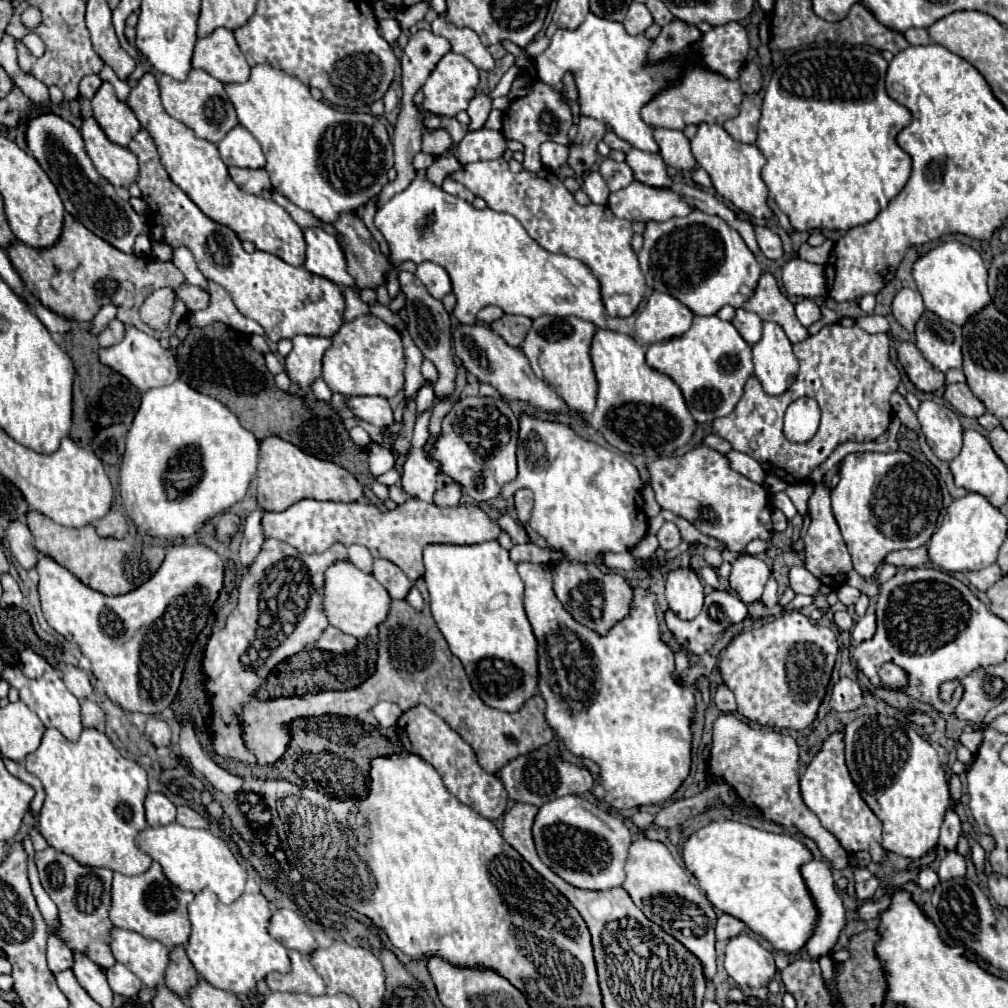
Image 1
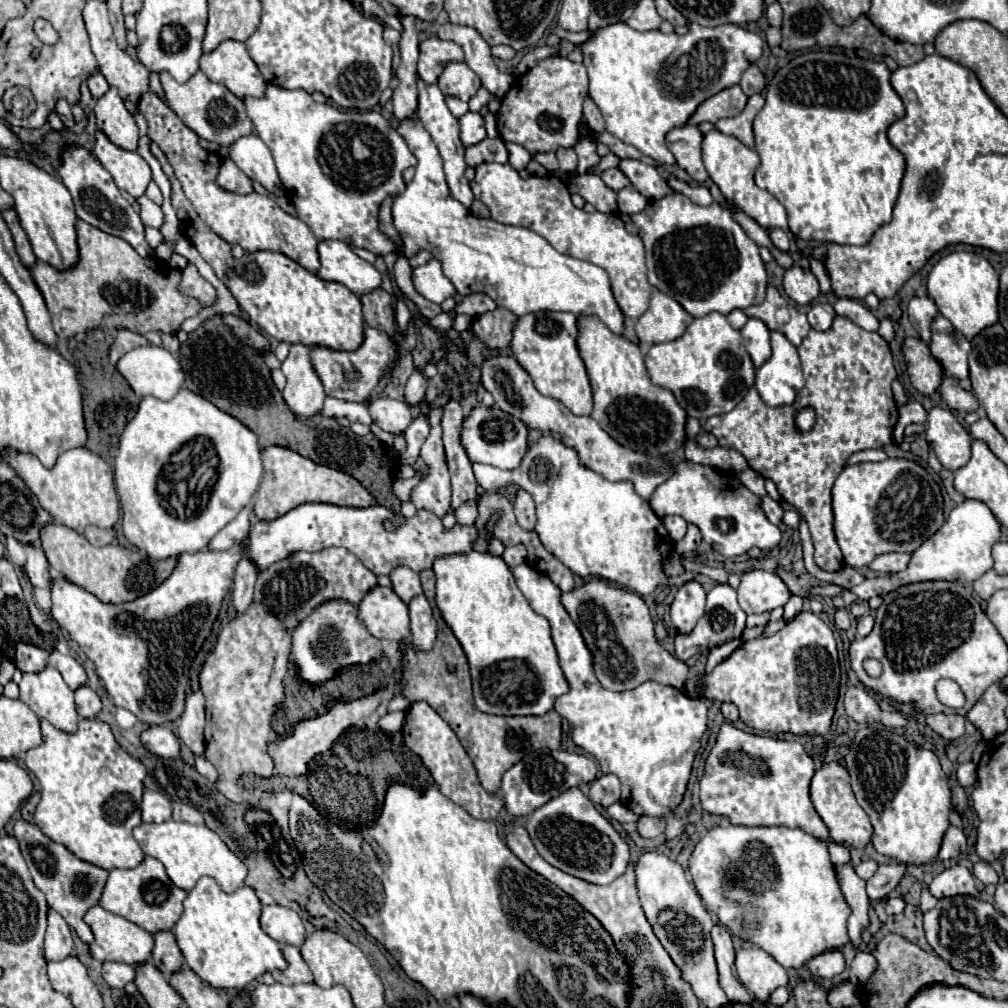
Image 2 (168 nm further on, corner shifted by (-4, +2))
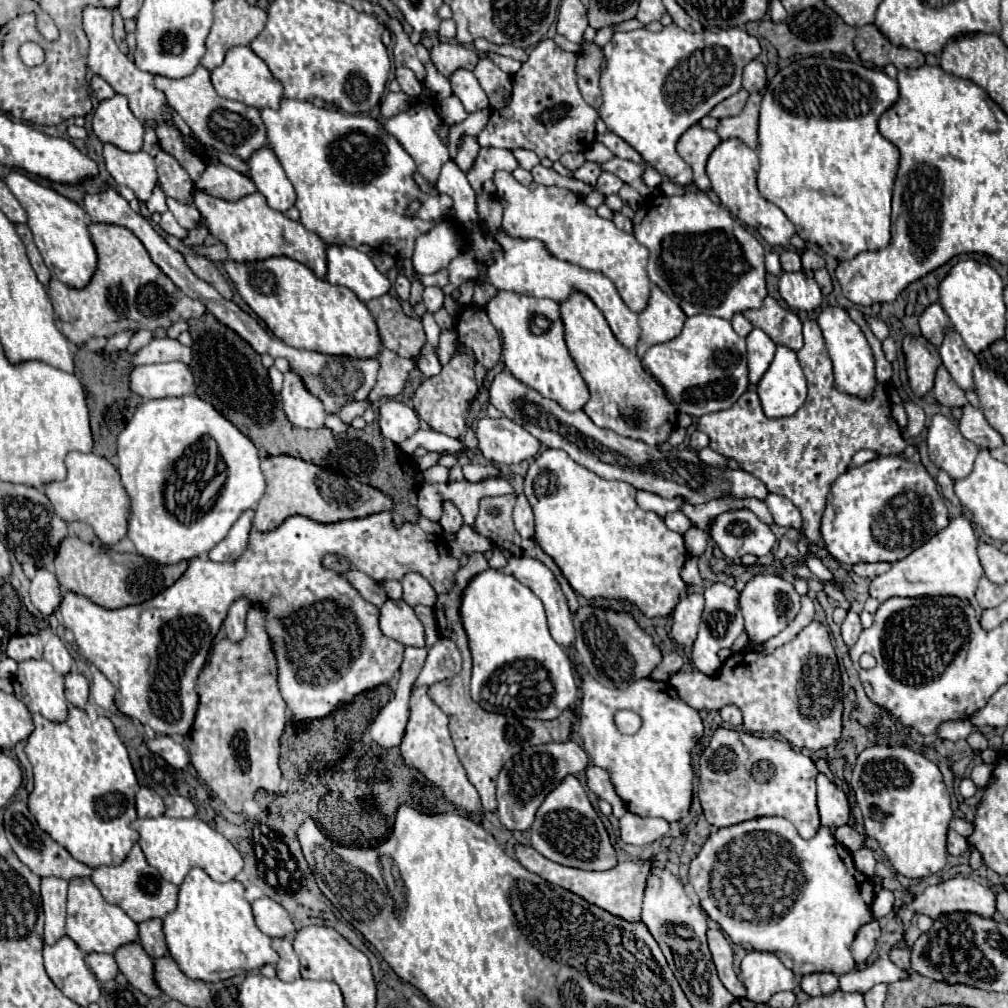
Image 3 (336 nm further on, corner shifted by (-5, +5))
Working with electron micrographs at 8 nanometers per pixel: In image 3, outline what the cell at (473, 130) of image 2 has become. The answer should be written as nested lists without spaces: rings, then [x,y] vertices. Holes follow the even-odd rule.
[[[462,135],[460,143],[458,143],[458,153],[456,153],[456,163],[462,171],[468,171],[474,157],[478,155],[478,137],[476,135]]]

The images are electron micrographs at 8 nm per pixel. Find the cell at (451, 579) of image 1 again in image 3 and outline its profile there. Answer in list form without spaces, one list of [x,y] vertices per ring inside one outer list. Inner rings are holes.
[[[486,569],[470,579],[462,591],[460,603],[462,625],[468,635],[474,669],[472,669],[472,699],[486,711],[512,715],[512,717],[530,717],[530,719],[554,719],[562,709],[574,703],[578,695],[576,675],[564,647],[558,647],[548,631],[548,621],[542,601],[514,577],[498,571]]]

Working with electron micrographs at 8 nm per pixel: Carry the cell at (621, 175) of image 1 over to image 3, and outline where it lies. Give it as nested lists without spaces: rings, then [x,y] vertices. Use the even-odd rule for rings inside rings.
[[[604,171],[604,173],[598,177],[598,183],[596,183],[598,191],[600,191],[600,193],[604,193],[604,195],[618,193],[622,185],[624,185],[624,181],[622,181],[622,179],[618,179],[614,173],[608,173],[608,171]]]

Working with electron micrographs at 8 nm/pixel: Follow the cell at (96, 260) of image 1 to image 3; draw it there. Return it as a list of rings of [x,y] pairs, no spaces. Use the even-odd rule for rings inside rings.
[[[90,223],[88,231],[92,237],[96,255],[98,255],[98,267],[96,267],[90,283],[82,289],[74,289],[62,281],[58,281],[56,277],[52,277],[50,283],[46,285],[48,297],[54,305],[56,323],[60,319],[58,329],[72,343],[82,345],[90,337],[112,337],[114,333],[120,333],[130,327],[132,329],[158,329],[158,327],[166,329],[180,319],[188,321],[192,317],[198,319],[204,315],[206,307],[196,299],[188,299],[188,295],[184,295],[152,263],[144,245],[126,227]],[[66,323],[68,323],[68,327],[66,327]],[[76,323],[80,323],[80,327],[82,327],[80,331],[74,329]]]

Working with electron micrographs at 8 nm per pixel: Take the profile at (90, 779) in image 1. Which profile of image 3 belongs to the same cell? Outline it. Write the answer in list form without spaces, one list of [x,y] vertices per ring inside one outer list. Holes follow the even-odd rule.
[[[70,707],[64,723],[52,723],[40,713],[34,713],[34,733],[26,741],[26,755],[34,767],[34,791],[28,797],[28,809],[36,817],[42,831],[46,831],[56,843],[66,847],[70,855],[90,867],[122,865],[132,845],[140,835],[130,827],[136,815],[136,791],[140,789],[136,773],[132,769],[128,751],[120,741],[112,721],[98,717],[92,721],[84,709]]]

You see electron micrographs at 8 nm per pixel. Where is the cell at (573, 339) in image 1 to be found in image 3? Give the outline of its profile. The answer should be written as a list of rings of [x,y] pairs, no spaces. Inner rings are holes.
[[[498,291],[486,305],[492,325],[502,335],[504,367],[522,383],[530,385],[548,399],[558,401],[566,411],[582,409],[588,399],[588,385],[584,383],[564,341],[564,323],[560,305],[550,299],[534,299],[510,291]]]

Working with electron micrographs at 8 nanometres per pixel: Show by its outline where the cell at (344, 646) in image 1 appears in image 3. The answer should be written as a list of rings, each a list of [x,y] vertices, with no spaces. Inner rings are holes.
[[[380,511],[360,519],[346,519],[336,523],[318,523],[304,515],[288,517],[280,527],[272,531],[256,531],[249,535],[246,551],[236,561],[214,563],[208,557],[194,557],[188,563],[186,573],[170,585],[164,593],[140,605],[128,605],[120,609],[104,609],[92,603],[88,597],[66,591],[58,613],[64,627],[74,633],[82,655],[94,663],[116,689],[116,707],[138,719],[142,725],[150,725],[162,735],[184,735],[190,731],[196,717],[196,677],[206,661],[208,647],[216,637],[228,607],[238,597],[248,597],[254,603],[266,607],[266,629],[270,633],[274,653],[278,657],[278,685],[288,705],[288,717],[294,725],[308,719],[330,715],[338,705],[352,701],[354,695],[388,683],[400,669],[404,645],[382,635],[378,627],[378,607],[364,601],[360,593],[338,573],[330,573],[322,567],[326,553],[340,553],[348,557],[360,571],[374,577],[376,581],[402,579],[406,573],[416,571],[428,577],[436,593],[446,593],[452,587],[452,575],[460,567],[460,561],[450,555],[448,547],[416,523],[404,523],[400,529],[392,525],[392,511]],[[440,553],[446,553],[446,561],[440,561]],[[446,569],[446,575],[444,575]],[[184,619],[184,621],[182,621]]]

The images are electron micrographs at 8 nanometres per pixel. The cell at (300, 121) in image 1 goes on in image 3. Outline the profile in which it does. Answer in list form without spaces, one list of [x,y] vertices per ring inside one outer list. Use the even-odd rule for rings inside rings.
[[[284,97],[280,101],[280,109],[264,107],[260,109],[262,121],[266,125],[268,145],[276,153],[280,165],[284,167],[286,177],[294,185],[296,191],[296,207],[300,211],[300,223],[314,231],[328,245],[370,245],[372,249],[380,249],[396,259],[408,259],[414,251],[414,241],[422,233],[428,233],[436,223],[440,223],[452,205],[450,197],[434,195],[426,197],[412,179],[416,171],[414,159],[406,153],[406,149],[398,143],[398,139],[370,115],[350,115],[338,109],[316,107],[310,101],[298,101]],[[412,199],[420,199],[422,207],[414,219],[404,217],[404,209]]]

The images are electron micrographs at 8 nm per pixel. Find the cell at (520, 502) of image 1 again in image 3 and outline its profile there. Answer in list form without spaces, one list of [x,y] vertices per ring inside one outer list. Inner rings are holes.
[[[520,493],[516,497],[516,505],[514,505],[514,523],[518,533],[526,539],[526,537],[534,537],[534,513],[532,507],[526,499],[524,493]]]

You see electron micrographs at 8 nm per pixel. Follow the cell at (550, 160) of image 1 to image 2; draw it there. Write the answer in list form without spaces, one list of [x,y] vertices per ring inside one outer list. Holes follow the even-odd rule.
[[[559,148],[557,160],[559,160],[559,168],[565,172],[573,172],[577,168],[577,154],[573,152],[573,148]]]

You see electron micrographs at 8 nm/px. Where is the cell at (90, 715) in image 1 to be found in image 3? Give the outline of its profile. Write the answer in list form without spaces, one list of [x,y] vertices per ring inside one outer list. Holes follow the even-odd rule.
[[[70,671],[66,677],[66,699],[80,709],[86,709],[90,697],[90,683],[78,671]]]

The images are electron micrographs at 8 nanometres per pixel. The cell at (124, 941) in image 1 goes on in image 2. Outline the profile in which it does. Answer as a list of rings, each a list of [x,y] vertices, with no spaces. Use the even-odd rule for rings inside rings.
[[[99,904],[89,908],[89,912],[85,912],[85,922],[89,924],[91,932],[93,932],[93,944],[89,944],[89,954],[99,960],[99,962],[125,962],[125,964],[141,964],[145,960],[151,958],[151,950],[153,950],[153,936],[139,928],[137,924],[129,922],[123,916],[111,914],[107,910],[103,910]]]

